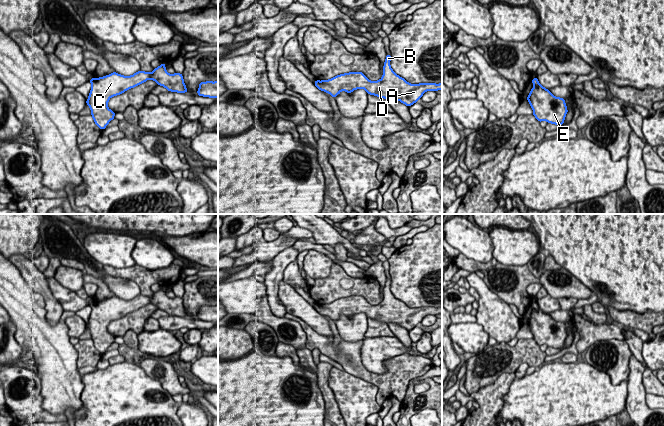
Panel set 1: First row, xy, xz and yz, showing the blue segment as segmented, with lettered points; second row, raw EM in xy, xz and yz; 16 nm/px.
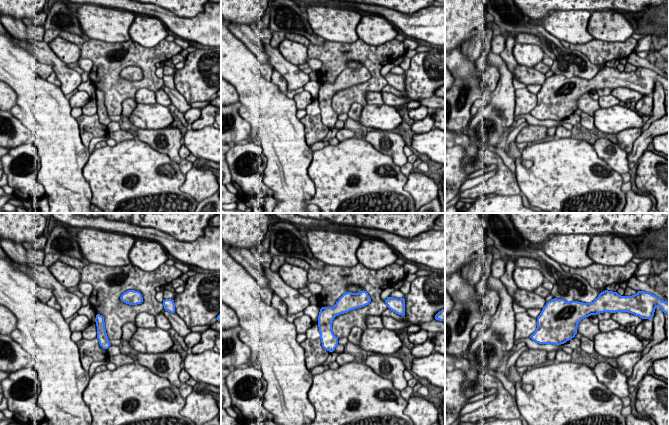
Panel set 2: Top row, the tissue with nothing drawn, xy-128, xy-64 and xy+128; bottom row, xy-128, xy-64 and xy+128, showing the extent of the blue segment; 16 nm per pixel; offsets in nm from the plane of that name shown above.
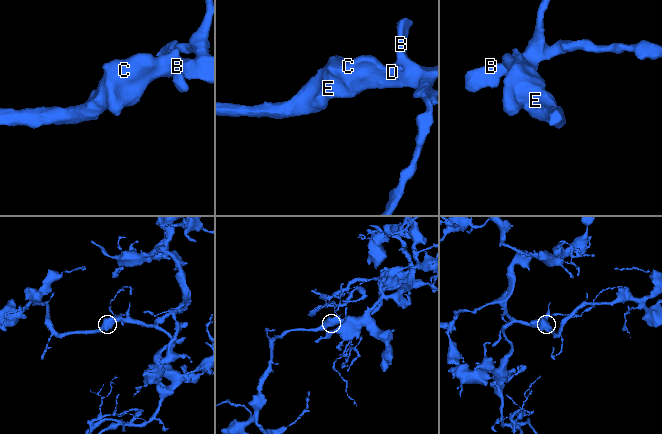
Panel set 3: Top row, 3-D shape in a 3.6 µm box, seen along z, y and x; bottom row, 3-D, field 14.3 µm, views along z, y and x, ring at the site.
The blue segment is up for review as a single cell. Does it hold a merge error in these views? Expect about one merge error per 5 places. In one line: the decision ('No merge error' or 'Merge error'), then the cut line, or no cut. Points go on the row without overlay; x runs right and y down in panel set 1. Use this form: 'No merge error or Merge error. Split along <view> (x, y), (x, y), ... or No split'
No merge error. No split

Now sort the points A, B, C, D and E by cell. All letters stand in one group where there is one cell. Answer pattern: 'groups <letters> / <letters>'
groups A B C D E

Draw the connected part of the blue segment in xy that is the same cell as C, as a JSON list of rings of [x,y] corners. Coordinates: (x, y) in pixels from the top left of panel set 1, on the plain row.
[[[165,287],[154,292],[151,297],[140,294],[131,300],[123,300],[113,296],[100,302],[92,301],[90,304],[92,311],[86,328],[91,333],[95,348],[104,354],[108,347],[114,343],[116,337],[108,332],[108,325],[111,321],[122,318],[149,303],[171,316],[185,317],[188,315],[183,299],[177,296],[169,298],[166,295]]]

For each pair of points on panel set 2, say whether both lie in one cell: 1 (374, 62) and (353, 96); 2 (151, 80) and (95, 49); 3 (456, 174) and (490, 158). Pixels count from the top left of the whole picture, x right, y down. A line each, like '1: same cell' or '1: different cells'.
1: same cell
2: same cell
3: different cells

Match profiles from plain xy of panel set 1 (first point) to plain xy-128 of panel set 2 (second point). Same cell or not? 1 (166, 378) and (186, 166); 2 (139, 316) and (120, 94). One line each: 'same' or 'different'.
1: different
2: same

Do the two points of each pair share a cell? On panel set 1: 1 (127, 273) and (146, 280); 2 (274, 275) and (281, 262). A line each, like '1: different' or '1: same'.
1: same
2: same

